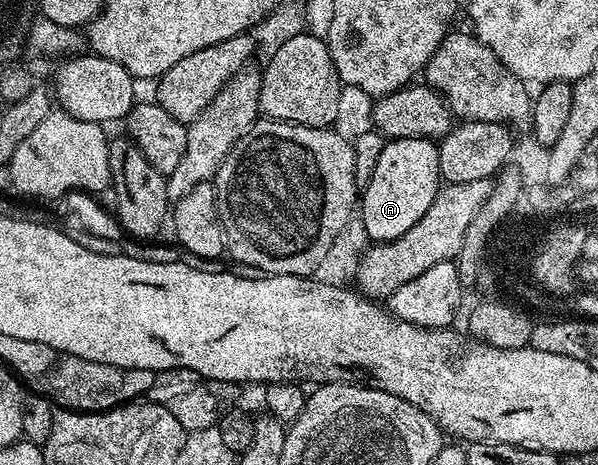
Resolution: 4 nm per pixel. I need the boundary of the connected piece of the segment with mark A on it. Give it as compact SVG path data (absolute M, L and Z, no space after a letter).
M391 139L376 160L376 169L360 195L360 218L374 243L396 241L428 213L443 182L438 143L432 139Z

